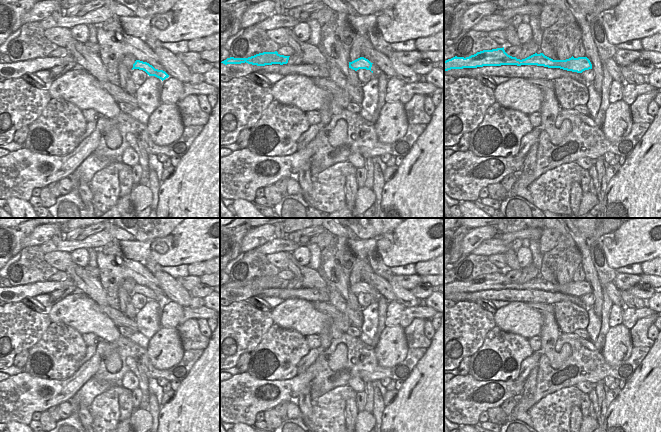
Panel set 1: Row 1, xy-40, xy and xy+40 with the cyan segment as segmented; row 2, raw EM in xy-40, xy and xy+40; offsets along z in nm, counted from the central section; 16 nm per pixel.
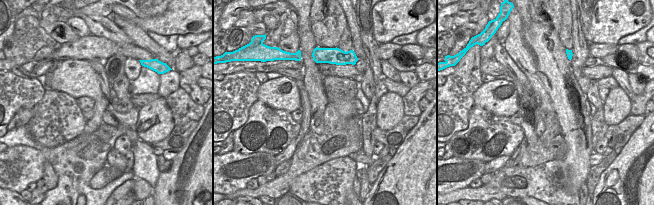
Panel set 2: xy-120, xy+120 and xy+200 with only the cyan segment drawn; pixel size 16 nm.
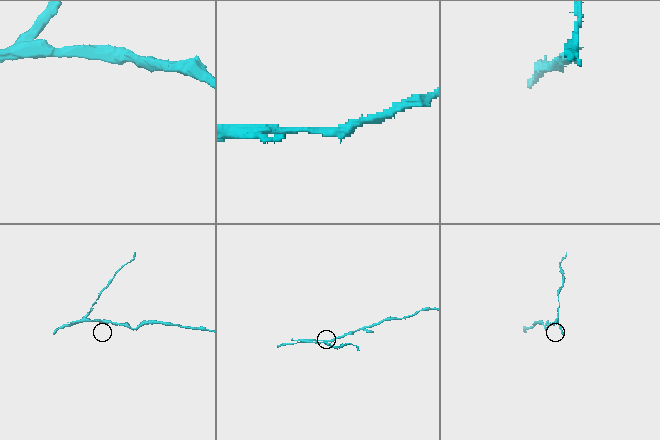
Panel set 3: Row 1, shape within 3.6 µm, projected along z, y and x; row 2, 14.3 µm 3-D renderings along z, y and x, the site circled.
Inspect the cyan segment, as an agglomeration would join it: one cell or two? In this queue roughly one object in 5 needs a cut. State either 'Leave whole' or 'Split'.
Split

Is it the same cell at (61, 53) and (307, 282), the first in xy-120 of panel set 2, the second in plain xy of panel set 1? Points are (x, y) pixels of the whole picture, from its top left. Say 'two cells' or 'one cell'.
one cell

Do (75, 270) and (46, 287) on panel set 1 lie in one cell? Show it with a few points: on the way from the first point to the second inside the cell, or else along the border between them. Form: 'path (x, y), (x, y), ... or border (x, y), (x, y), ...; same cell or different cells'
border (68, 274), (79, 276), (85, 282), (86, 287); different cells

